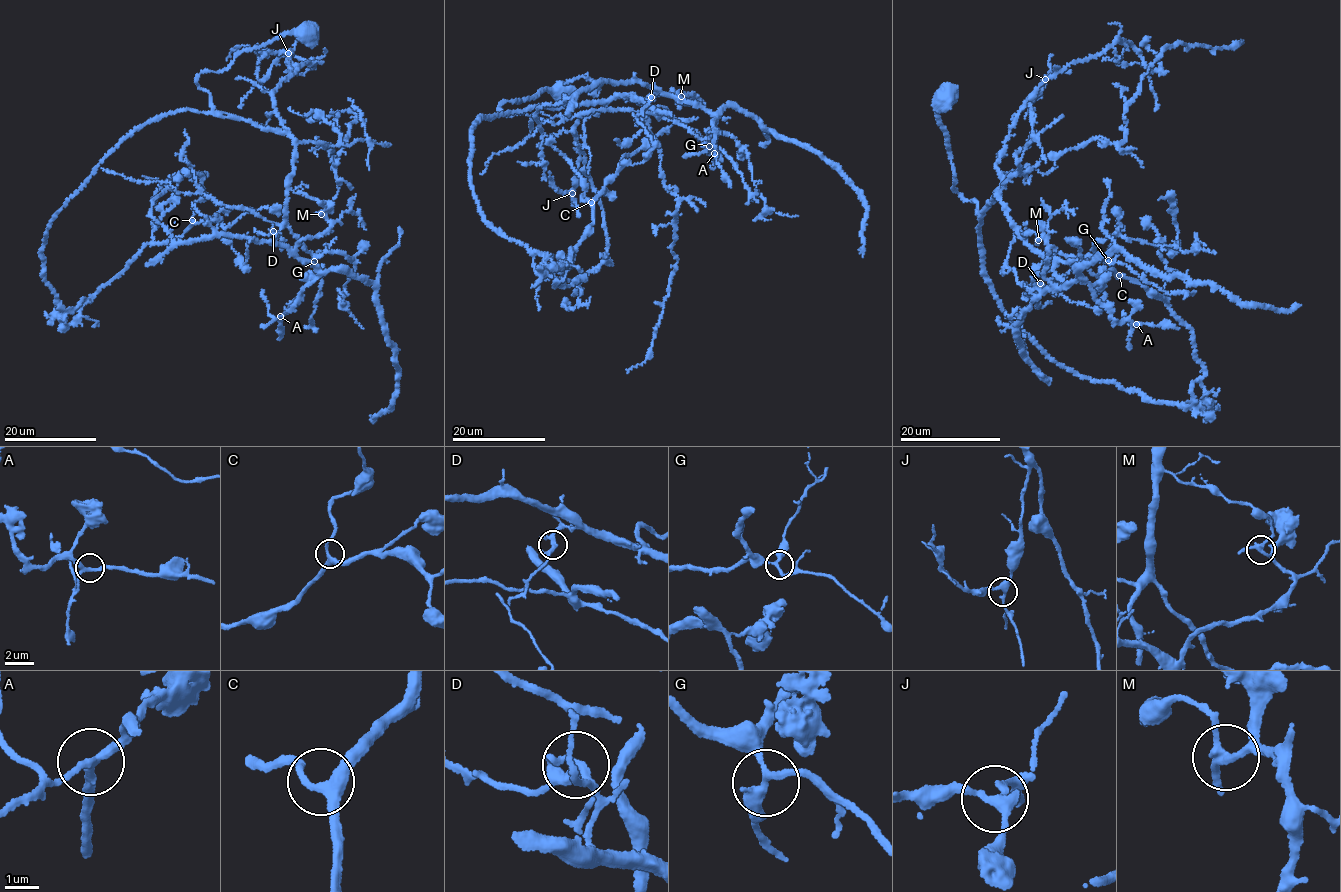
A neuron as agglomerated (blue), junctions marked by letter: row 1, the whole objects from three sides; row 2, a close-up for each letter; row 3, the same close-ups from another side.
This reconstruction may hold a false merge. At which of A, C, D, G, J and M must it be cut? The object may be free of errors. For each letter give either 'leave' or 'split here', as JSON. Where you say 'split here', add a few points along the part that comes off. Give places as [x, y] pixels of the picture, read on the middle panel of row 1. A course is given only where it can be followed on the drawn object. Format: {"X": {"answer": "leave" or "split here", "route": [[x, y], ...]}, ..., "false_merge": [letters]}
{"A": {"answer": "leave"}, "C": {"answer": "leave"}, "D": {"answer": "leave"}, "G": {"answer": "leave"}, "J": {"answer": "leave"}, "M": {"answer": "split here", "route": [[681, 96], [697, 97], [679, 92], [717, 114], [741, 109], [832, 163], [866, 207], [862, 255]]}, "false_merge": ["M"]}

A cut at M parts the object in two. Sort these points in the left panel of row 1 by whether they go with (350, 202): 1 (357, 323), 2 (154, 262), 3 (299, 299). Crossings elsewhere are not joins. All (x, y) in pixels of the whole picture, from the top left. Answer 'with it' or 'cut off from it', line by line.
1: cut off from it
2: with it
3: with it

